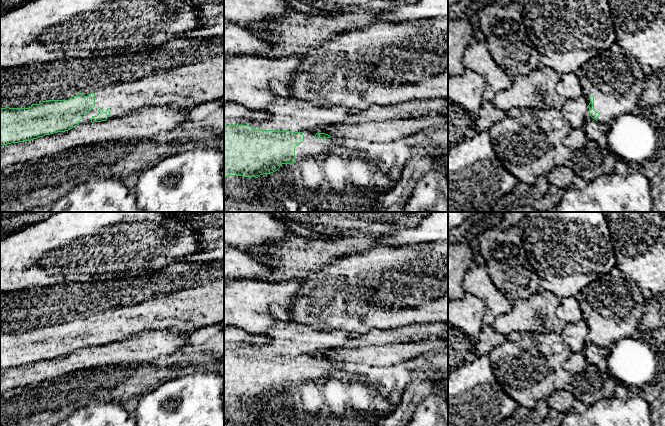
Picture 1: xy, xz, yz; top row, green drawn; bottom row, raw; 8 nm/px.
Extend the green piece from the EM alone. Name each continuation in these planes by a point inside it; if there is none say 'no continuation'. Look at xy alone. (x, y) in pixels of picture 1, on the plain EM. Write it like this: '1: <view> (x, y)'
1: xy (184, 296)

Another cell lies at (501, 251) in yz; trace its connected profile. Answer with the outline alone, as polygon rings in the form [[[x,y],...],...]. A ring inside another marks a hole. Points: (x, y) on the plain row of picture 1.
[[[518,226],[509,229],[490,228],[479,237],[480,253],[485,260],[488,273],[494,285],[511,304],[518,299],[526,299],[541,290],[538,275],[521,247],[518,229]]]

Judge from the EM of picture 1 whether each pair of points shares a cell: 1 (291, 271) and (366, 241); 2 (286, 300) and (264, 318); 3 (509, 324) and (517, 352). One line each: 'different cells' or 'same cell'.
1: same cell
2: same cell
3: different cells

